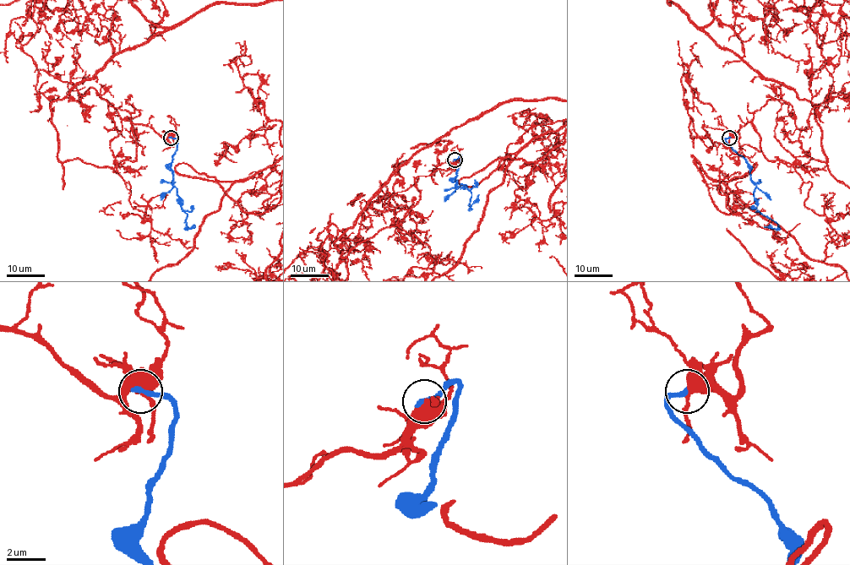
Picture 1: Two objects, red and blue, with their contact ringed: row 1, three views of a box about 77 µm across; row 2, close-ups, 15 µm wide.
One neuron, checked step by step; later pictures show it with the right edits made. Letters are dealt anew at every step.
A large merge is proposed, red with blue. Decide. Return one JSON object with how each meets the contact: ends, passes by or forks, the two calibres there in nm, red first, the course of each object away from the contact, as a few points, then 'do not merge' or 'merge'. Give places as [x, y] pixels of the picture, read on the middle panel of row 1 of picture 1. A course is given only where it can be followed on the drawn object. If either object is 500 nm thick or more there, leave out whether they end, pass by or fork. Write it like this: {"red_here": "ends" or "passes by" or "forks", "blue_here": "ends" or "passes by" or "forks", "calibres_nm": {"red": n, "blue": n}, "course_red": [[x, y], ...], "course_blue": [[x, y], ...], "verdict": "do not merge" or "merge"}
{"calibres_nm": {"red": 600, "blue": 320}, "course_blue": [[454, 160], [461, 156], [454, 180], [457, 186], [461, 184], [471, 193], [470, 208], [479, 194]], "verdict": "do not merge"}

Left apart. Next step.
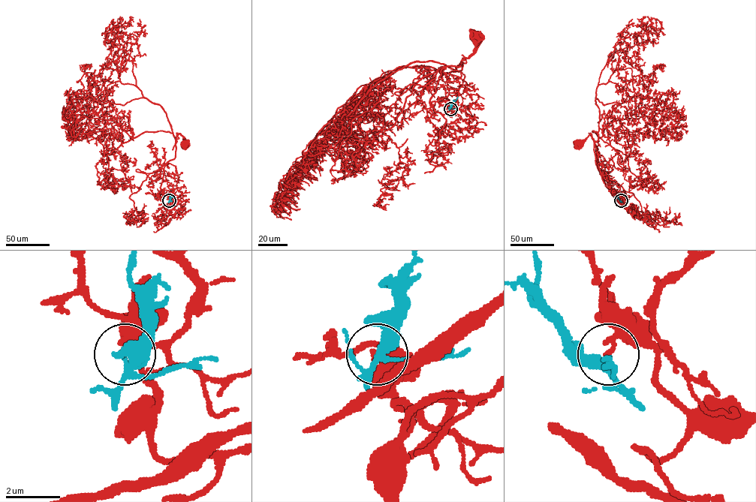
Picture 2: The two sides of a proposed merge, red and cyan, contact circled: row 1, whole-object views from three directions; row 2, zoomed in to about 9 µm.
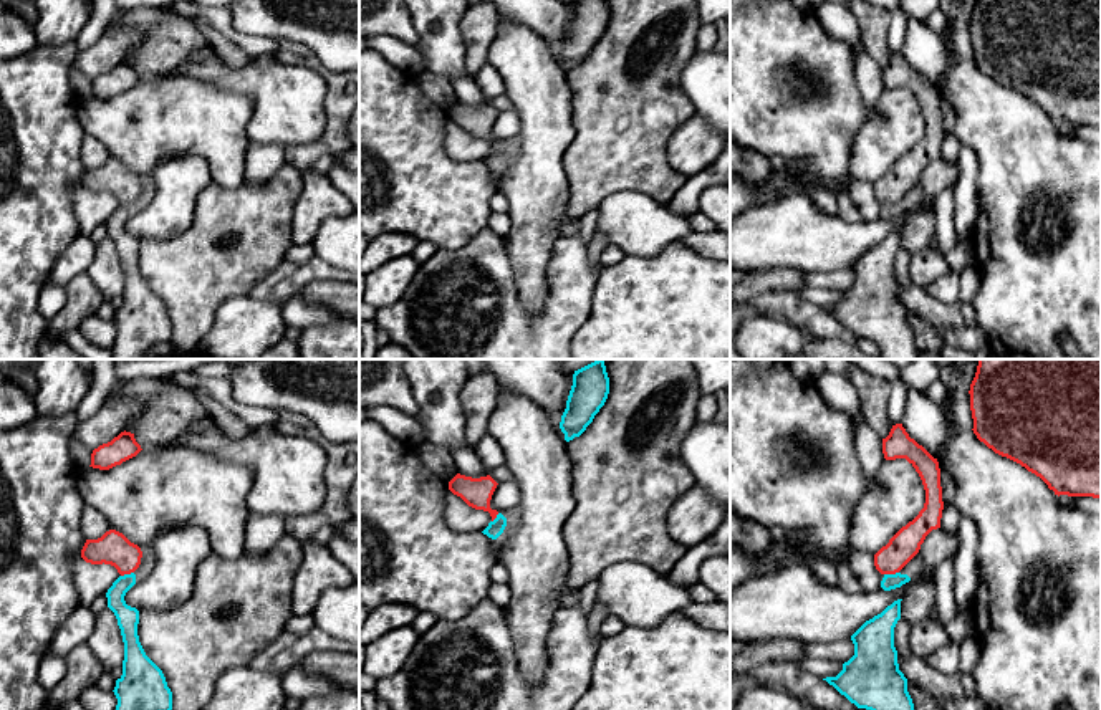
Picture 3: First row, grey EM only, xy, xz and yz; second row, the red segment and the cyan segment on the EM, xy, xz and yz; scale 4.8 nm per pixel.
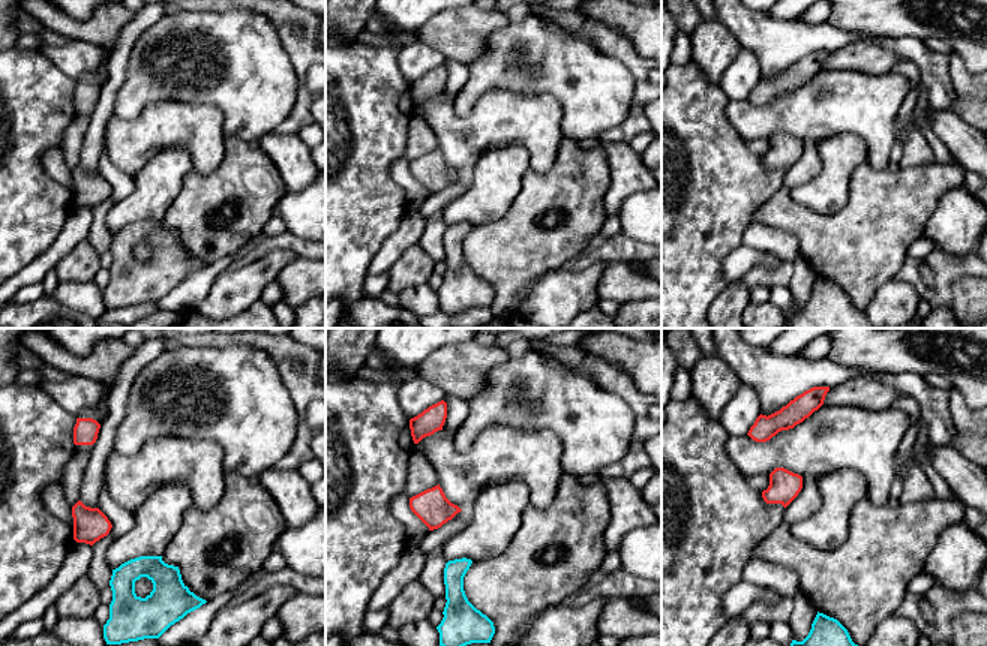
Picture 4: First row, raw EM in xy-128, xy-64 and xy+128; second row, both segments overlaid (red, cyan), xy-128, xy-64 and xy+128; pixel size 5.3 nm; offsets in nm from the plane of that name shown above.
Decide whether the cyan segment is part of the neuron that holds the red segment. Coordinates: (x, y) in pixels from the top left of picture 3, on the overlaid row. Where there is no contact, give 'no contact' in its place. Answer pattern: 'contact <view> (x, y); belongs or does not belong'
contact yz (891, 573); does not belong

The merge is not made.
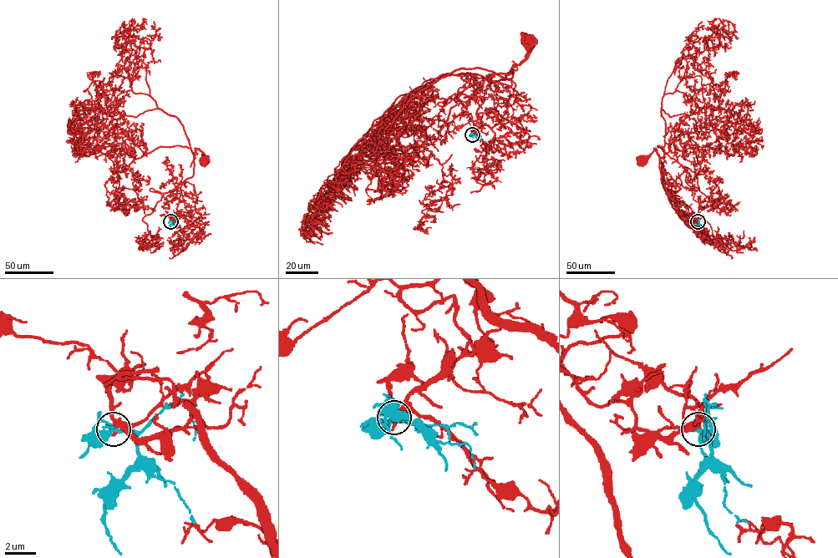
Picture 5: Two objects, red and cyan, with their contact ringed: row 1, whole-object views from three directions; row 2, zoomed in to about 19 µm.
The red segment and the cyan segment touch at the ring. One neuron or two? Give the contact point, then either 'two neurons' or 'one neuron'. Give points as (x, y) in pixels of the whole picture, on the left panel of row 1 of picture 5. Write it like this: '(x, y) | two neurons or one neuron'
(170, 221) | two neurons

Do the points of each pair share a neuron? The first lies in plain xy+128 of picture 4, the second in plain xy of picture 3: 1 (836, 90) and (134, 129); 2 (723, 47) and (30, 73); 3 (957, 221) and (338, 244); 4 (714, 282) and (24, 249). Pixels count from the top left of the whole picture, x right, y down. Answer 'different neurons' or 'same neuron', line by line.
1: same neuron
2: different neurons
3: different neurons
4: same neuron

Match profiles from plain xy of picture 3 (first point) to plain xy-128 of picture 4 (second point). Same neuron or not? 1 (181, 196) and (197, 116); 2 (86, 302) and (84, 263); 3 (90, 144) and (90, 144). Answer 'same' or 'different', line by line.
1: different
2: same
3: different

